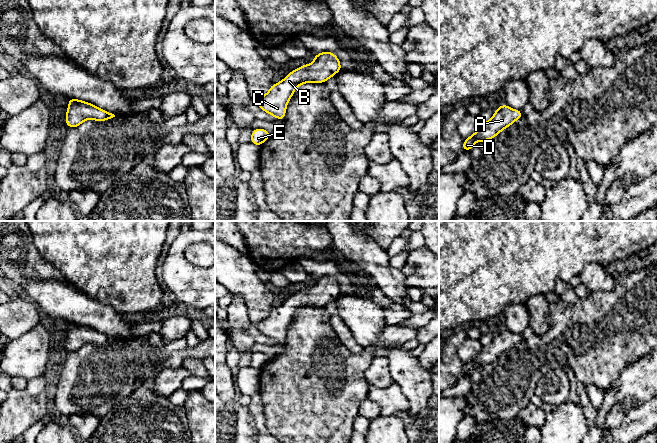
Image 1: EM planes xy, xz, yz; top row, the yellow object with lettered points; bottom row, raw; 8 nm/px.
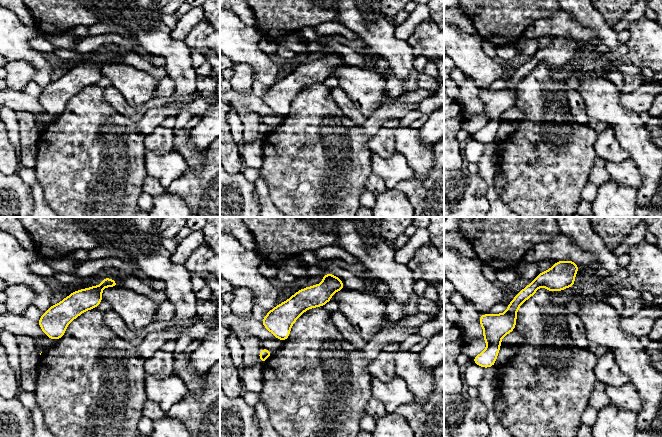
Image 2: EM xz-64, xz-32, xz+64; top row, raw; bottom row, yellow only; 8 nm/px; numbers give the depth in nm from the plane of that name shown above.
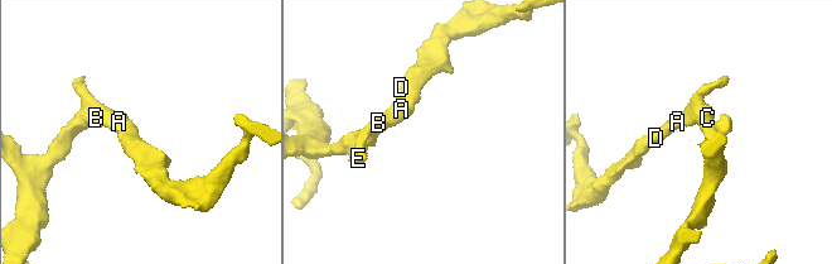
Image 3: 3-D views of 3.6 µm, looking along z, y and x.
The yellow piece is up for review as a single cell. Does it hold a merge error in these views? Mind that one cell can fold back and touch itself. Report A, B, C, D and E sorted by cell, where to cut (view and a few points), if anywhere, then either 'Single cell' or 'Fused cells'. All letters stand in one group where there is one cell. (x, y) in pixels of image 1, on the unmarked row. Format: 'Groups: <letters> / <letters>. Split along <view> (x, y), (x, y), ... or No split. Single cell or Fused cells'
Groups: A B C D E. No split. Single cell

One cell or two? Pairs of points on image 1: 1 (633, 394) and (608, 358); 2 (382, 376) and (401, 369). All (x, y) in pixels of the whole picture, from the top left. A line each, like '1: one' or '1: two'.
1: two
2: two

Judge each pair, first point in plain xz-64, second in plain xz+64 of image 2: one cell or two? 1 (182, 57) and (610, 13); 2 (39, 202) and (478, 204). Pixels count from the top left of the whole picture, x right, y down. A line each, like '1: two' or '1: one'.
1: two
2: two

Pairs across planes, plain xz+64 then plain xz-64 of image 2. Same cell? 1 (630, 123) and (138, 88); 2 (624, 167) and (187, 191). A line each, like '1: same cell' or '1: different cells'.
1: same cell
2: different cells

